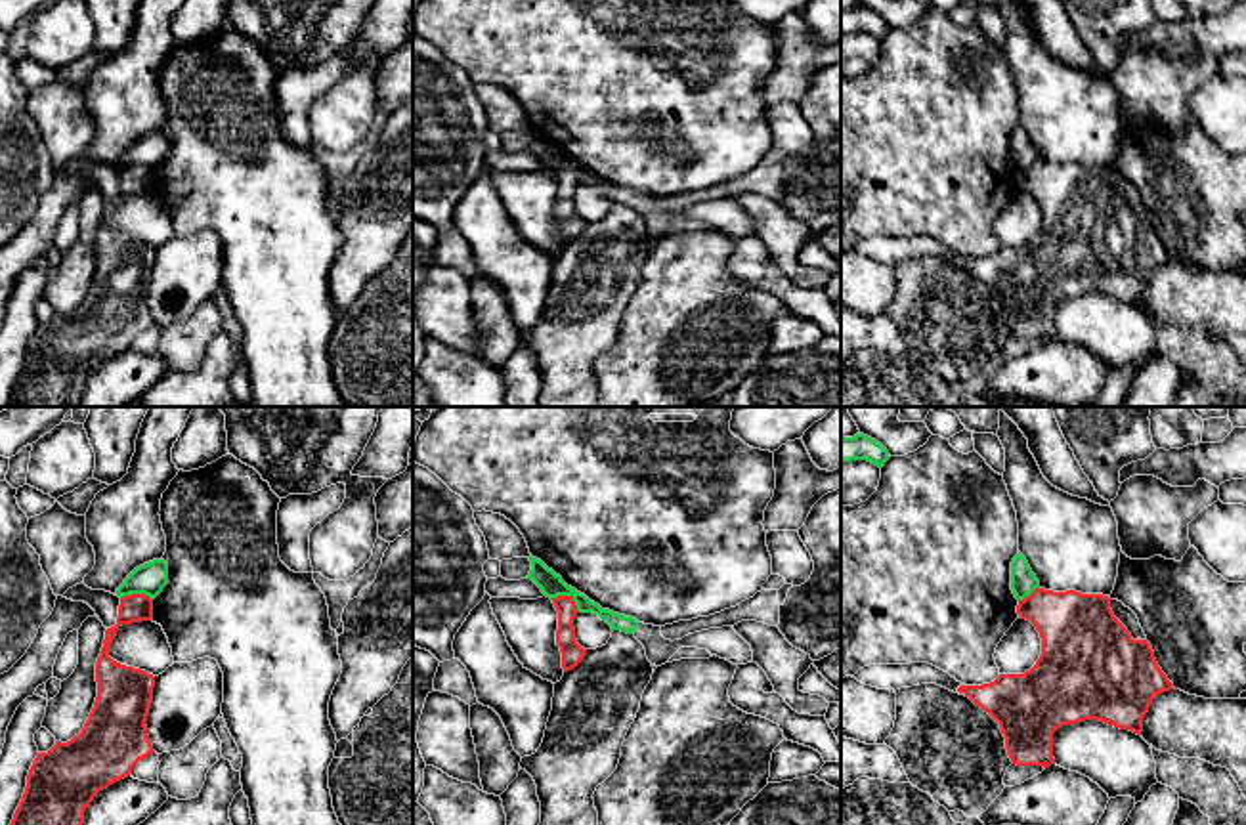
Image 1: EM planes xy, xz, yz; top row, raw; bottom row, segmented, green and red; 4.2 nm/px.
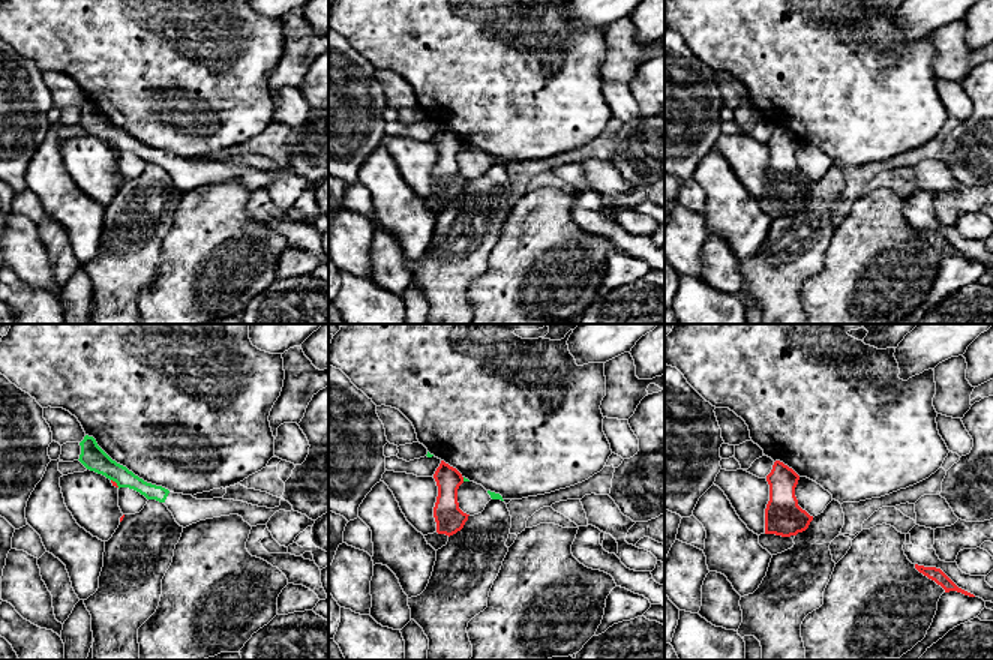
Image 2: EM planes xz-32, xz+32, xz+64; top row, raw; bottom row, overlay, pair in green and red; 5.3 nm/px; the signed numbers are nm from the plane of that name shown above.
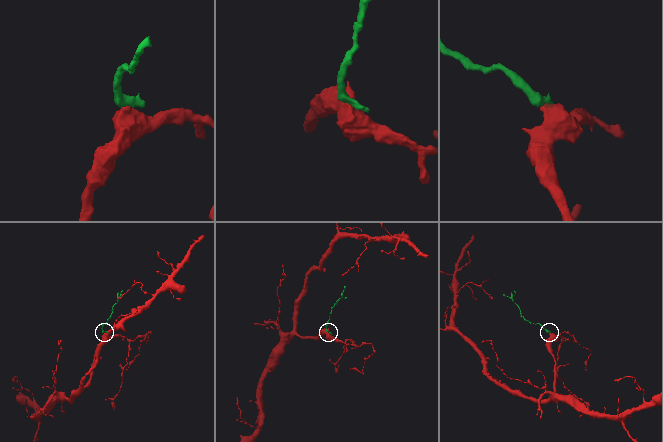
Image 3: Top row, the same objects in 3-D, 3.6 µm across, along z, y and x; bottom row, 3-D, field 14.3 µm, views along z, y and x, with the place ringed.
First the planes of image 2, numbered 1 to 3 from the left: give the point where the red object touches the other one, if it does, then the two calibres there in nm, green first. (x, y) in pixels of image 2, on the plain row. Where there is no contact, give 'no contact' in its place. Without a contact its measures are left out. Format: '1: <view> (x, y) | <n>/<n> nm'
1: xz-32 (116, 146) | 140/20 nm
2: xz+32 (464, 143) | 20/150 nm
3: no contact

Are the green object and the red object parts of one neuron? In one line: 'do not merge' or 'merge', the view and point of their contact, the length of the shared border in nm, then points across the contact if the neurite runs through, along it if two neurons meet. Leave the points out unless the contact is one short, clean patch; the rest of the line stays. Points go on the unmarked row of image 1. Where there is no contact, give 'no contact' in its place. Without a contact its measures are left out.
do not merge; meets green in xz at (568, 167); contact 140 nm long; border along xz (551, 170), (570, 169), (580, 184)

